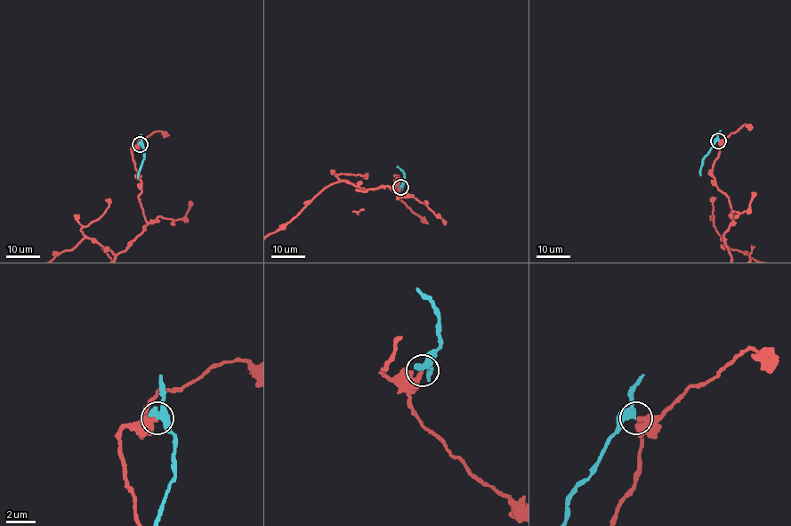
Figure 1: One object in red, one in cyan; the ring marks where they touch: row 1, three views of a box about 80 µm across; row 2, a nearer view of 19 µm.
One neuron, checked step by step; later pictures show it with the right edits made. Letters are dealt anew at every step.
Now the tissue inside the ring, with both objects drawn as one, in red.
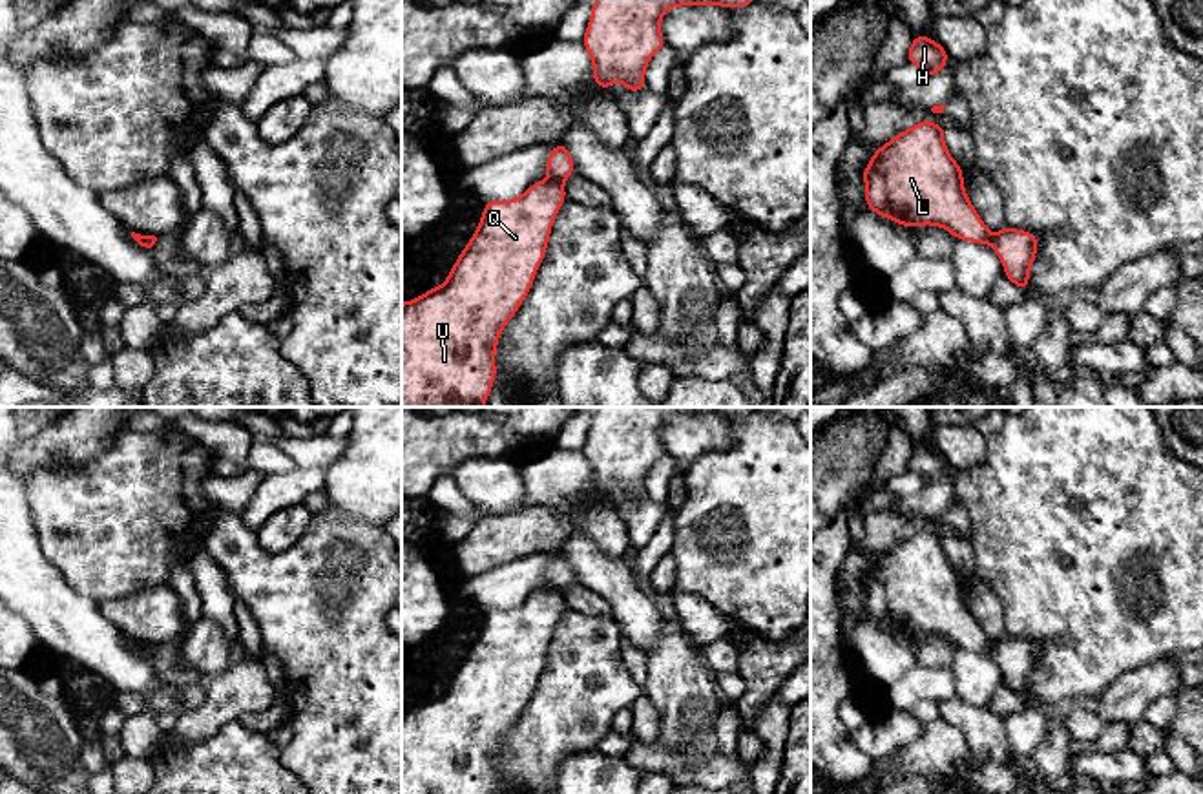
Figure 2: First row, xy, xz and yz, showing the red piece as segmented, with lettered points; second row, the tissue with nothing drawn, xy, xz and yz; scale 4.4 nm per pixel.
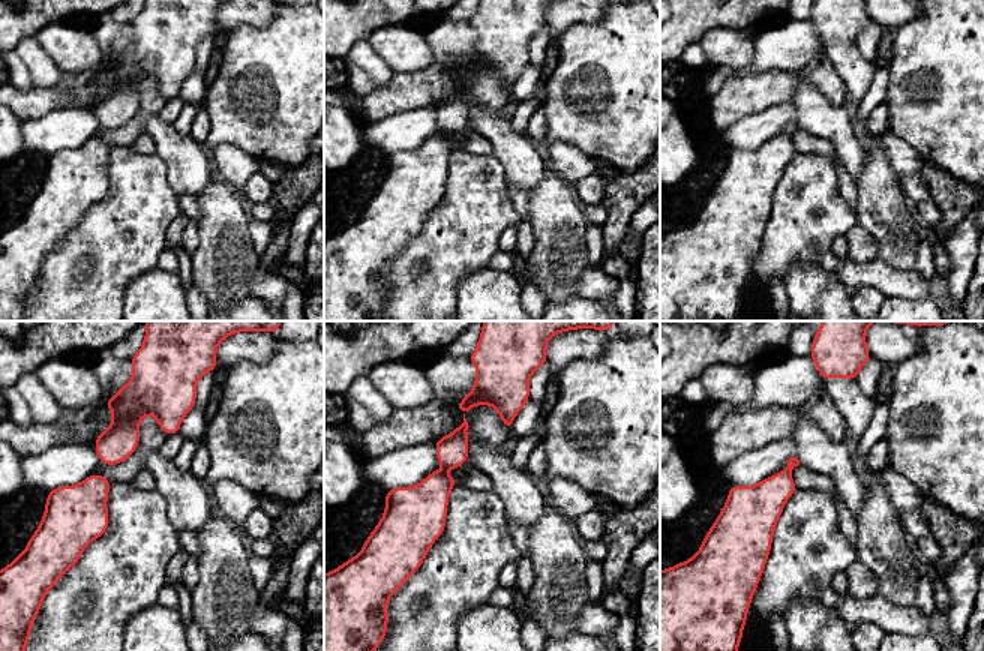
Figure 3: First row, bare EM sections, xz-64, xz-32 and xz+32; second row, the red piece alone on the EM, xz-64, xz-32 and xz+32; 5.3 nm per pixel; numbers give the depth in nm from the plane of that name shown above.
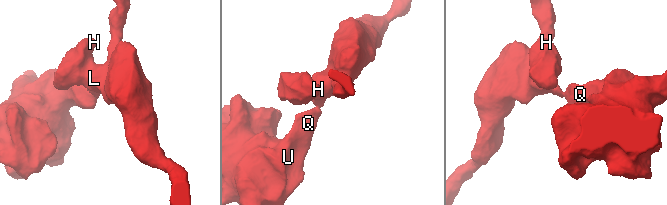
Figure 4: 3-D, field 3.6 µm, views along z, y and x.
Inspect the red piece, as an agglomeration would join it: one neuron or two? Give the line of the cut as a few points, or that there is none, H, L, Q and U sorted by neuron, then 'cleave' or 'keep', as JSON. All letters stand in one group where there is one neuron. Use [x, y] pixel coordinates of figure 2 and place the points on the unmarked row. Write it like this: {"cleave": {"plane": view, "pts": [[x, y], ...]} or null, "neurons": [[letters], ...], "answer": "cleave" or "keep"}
{"cleave": {"plane": "xz", "pts": [[548, 586], [561, 592]]}, "neurons": [["H", "L"], ["Q", "U"]], "answer": "cleave"}

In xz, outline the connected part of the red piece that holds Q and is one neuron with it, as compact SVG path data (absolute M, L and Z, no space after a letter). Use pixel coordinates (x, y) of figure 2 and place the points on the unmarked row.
M548 586L513 610L484 611L480 633L445 692L402 712L402 794L493 794L498 745L533 694L564 610L562 591Z

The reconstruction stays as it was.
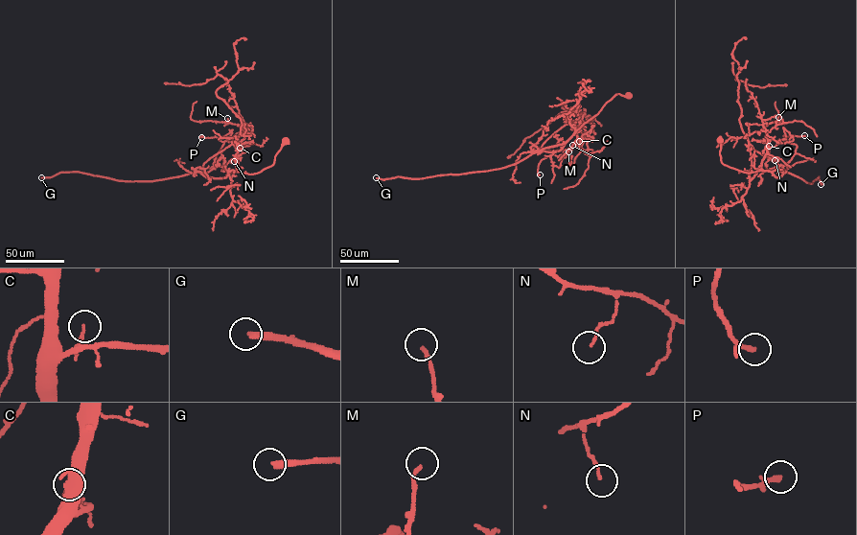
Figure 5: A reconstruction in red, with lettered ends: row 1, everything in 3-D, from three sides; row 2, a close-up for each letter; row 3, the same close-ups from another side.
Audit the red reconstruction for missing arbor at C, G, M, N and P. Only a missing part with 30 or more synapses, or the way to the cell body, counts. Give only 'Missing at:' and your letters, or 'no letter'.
Missing at: G

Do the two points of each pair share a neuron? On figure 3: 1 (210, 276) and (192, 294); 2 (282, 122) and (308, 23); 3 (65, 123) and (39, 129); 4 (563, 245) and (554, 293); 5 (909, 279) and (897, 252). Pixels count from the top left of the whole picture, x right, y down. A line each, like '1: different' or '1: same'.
1: different
2: same
3: same
4: same
5: different

